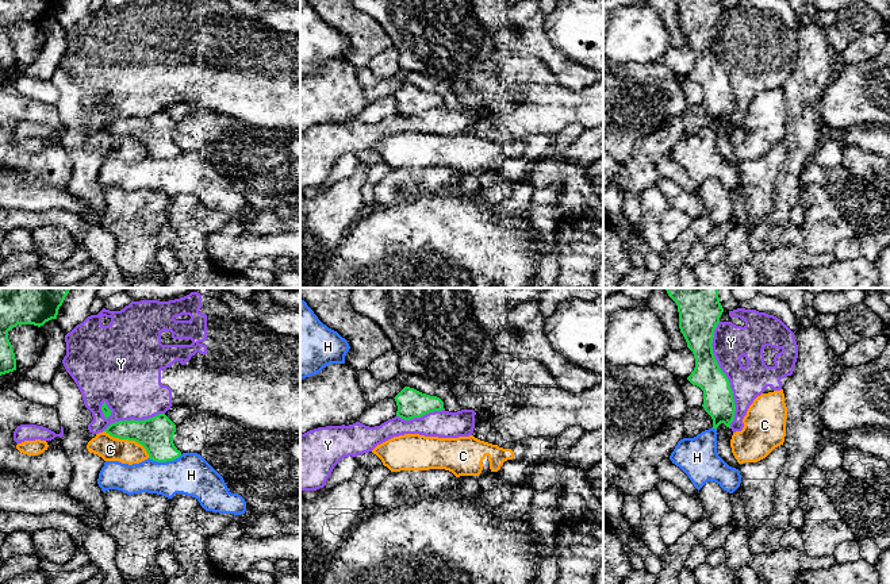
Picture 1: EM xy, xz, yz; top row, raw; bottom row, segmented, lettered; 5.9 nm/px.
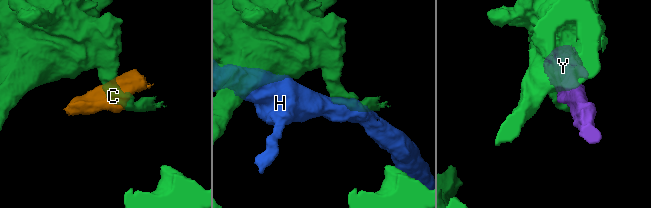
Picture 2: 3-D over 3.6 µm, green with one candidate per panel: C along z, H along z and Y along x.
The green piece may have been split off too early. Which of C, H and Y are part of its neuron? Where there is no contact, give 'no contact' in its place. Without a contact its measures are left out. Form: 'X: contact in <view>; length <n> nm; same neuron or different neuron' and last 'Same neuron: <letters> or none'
C: contact in xy; length 320 nm; different neuron
H: contact in xy; length 200 nm; different neuron
Y: contact in yz; length 650 nm; different neuron
Same neuron: none

